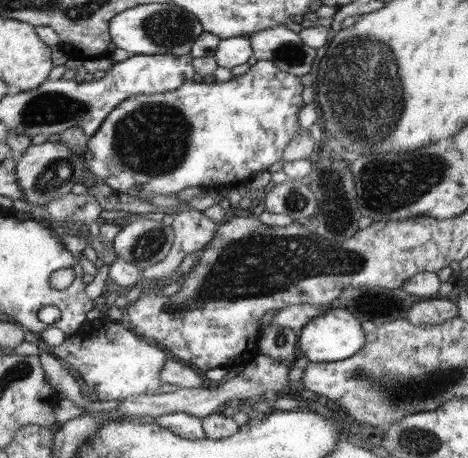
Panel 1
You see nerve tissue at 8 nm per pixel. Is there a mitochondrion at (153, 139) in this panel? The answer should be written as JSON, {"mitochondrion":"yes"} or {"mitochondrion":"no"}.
{"mitochondrion":"yes"}

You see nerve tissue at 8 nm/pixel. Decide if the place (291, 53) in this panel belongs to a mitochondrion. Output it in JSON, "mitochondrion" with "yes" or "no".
{"mitochondrion":"yes"}

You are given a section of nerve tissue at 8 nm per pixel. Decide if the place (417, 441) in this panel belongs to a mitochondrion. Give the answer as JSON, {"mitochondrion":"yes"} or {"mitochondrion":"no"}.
{"mitochondrion":"yes"}

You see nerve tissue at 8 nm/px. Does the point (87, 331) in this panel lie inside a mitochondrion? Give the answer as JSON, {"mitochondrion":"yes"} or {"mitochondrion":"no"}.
{"mitochondrion":"no"}

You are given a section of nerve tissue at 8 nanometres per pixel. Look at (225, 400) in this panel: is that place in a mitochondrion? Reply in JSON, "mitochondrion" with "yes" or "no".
{"mitochondrion":"no"}

